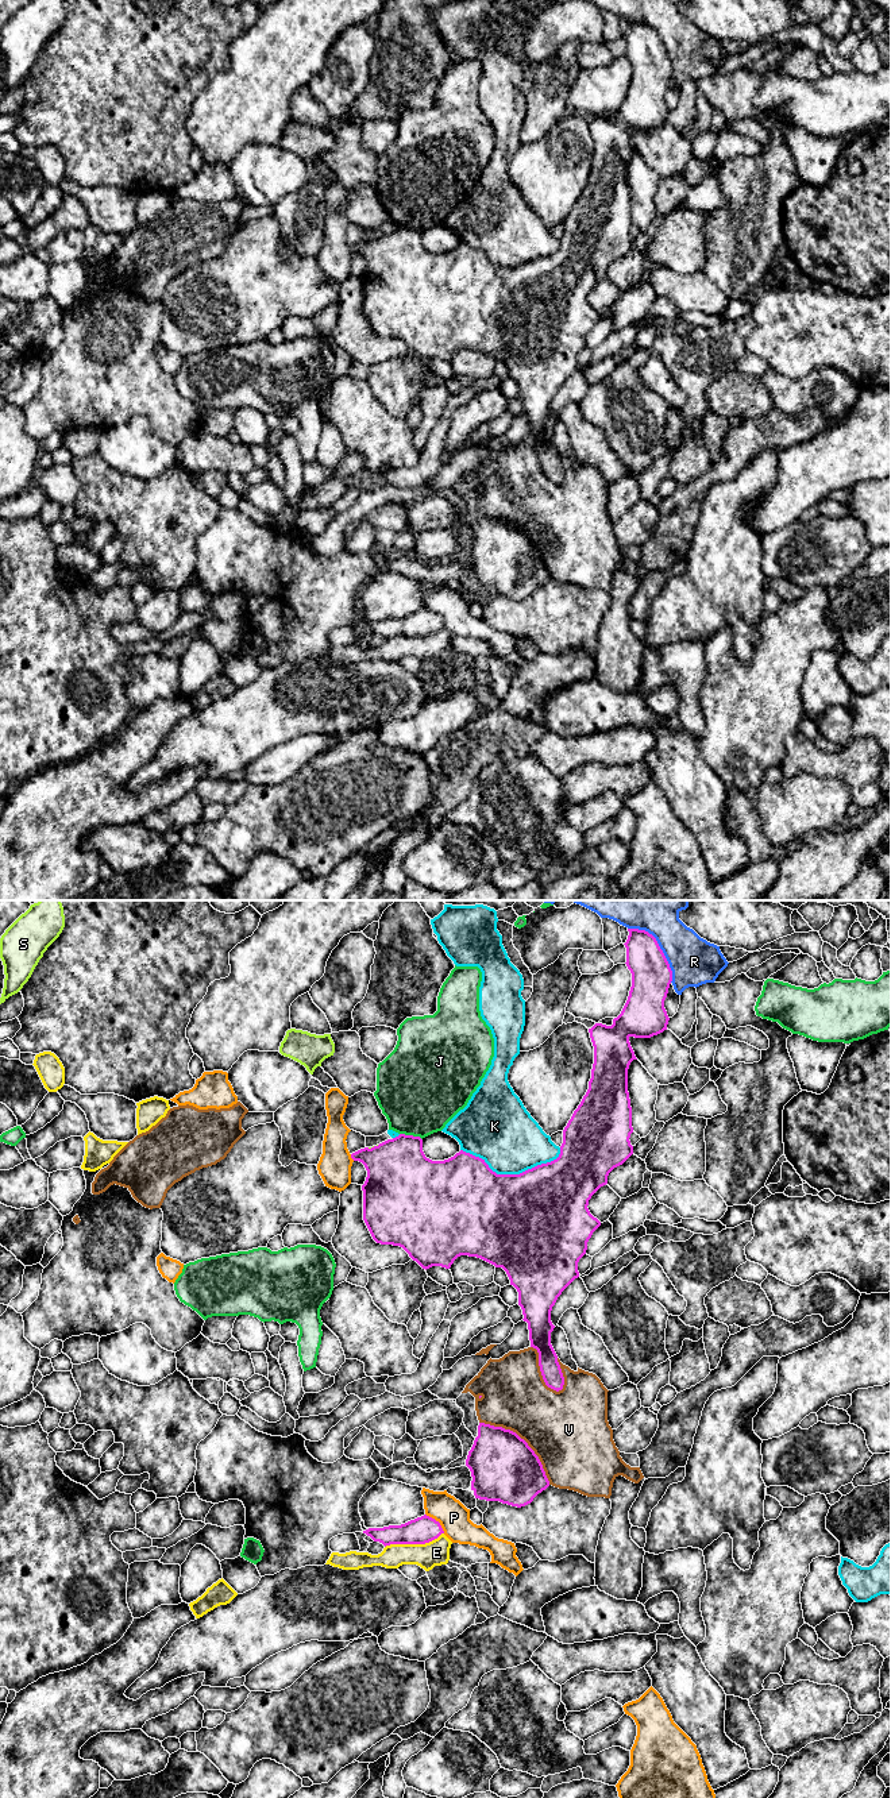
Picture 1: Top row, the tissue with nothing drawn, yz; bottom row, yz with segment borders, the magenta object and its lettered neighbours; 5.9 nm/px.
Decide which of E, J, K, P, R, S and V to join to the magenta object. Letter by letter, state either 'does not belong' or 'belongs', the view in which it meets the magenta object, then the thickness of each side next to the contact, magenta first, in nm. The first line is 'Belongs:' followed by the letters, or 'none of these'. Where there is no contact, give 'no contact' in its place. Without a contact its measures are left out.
Belongs: S
E: does not belong; contact in yz; calibres 160 and 160 nm
J: does not belong; contact in yz; calibres 380 and 480 nm
K: does not belong; contact in yz; calibres 500 and 380 nm
P: does not belong; contact in yz; calibres 160 and 190 nm
R: does not belong; contact in yz; calibres 240 and 300 nm
S: belongs; contact in yz; calibres 400 and 20 nm
V: does not belong; contact in yz; calibres 400 and 440 nm

